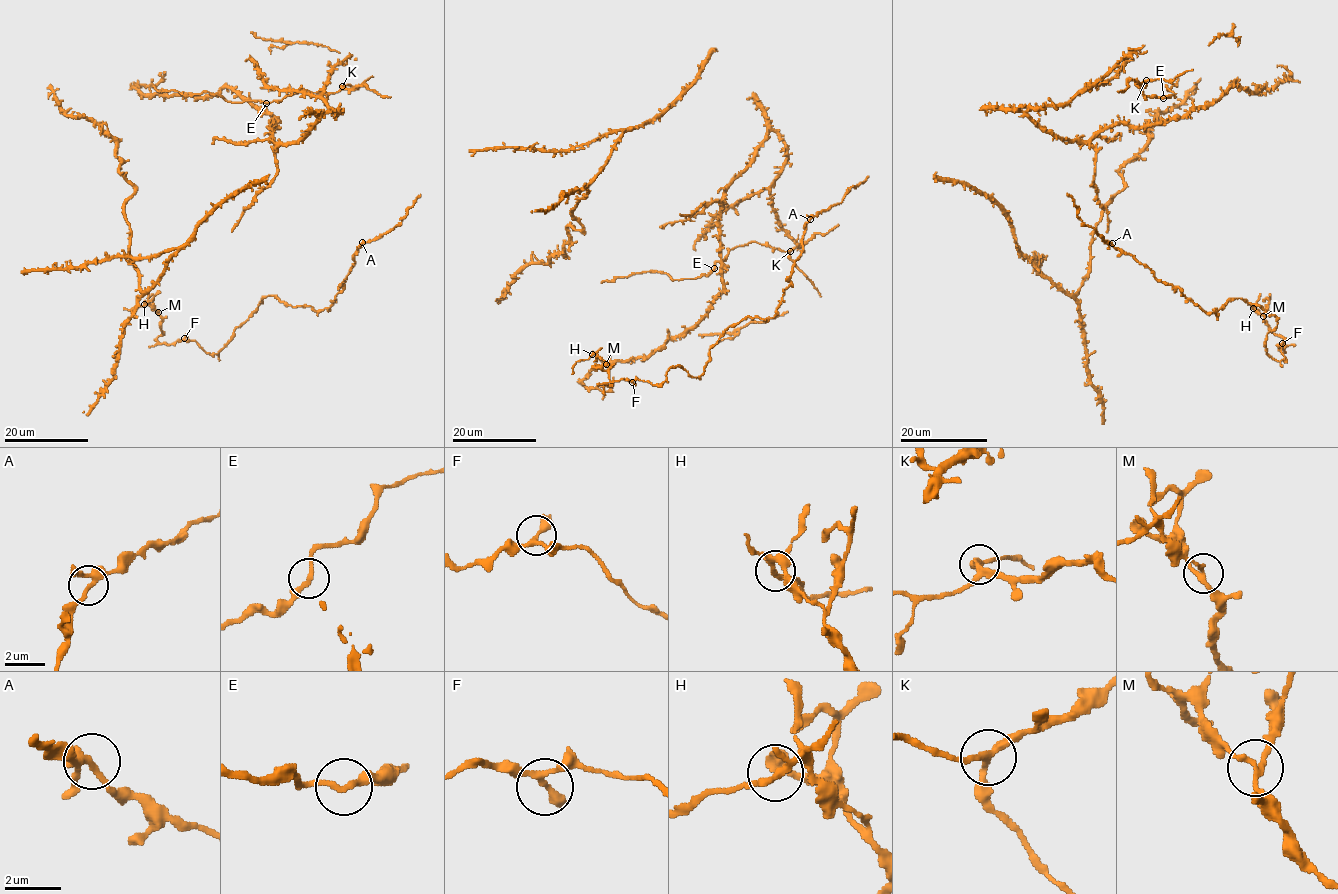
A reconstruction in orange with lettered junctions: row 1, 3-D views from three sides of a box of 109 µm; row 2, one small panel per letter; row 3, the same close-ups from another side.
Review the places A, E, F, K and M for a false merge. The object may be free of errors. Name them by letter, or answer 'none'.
M

